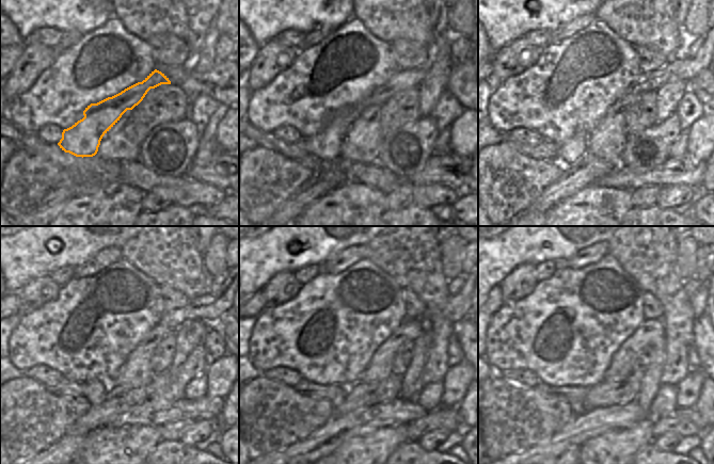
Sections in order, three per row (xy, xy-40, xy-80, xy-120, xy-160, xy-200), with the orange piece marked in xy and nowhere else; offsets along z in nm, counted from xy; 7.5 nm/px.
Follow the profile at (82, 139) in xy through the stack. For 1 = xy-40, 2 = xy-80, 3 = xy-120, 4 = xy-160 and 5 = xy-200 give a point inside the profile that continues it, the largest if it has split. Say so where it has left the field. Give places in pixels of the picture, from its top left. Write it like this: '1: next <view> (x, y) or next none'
1: next xy-40 (326, 145)
2: next xy-80 (687, 68)
3: next xy-120 (209, 308)
4: next xy-160 (456, 308)
5: next xy-200 (695, 300)

